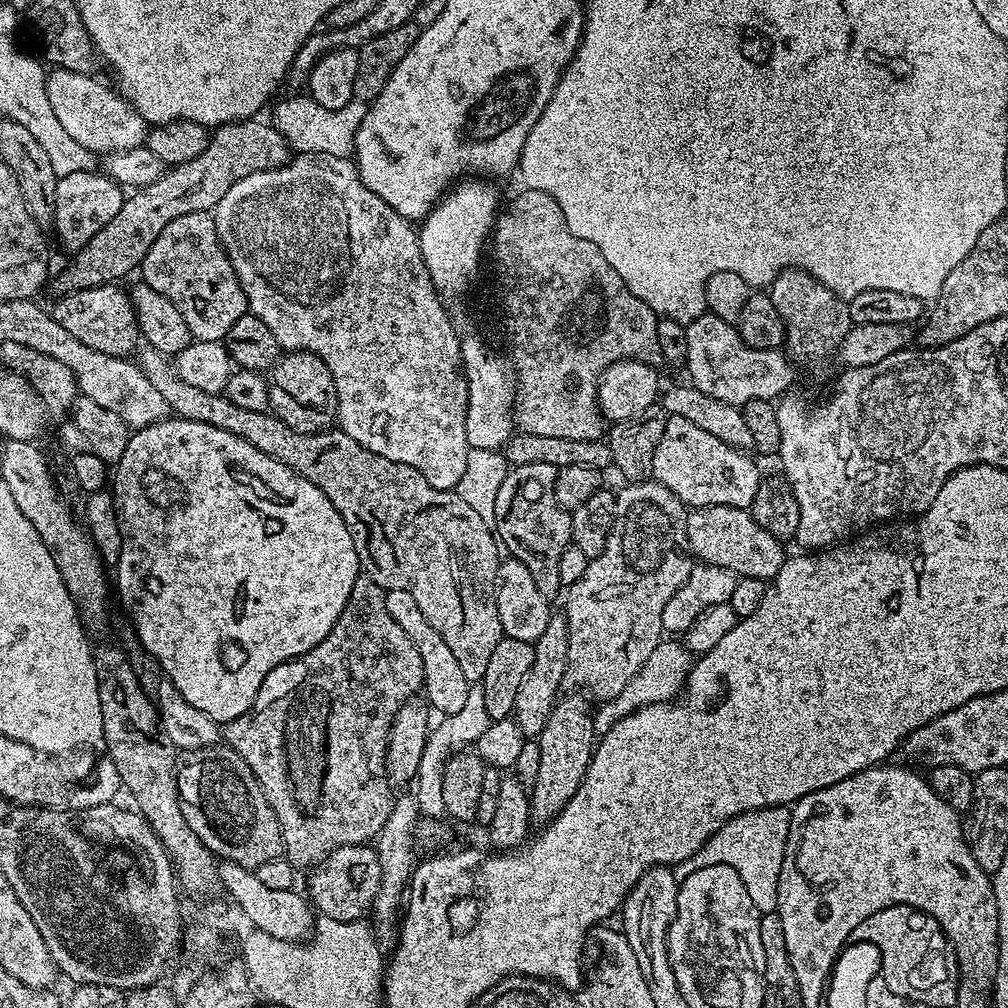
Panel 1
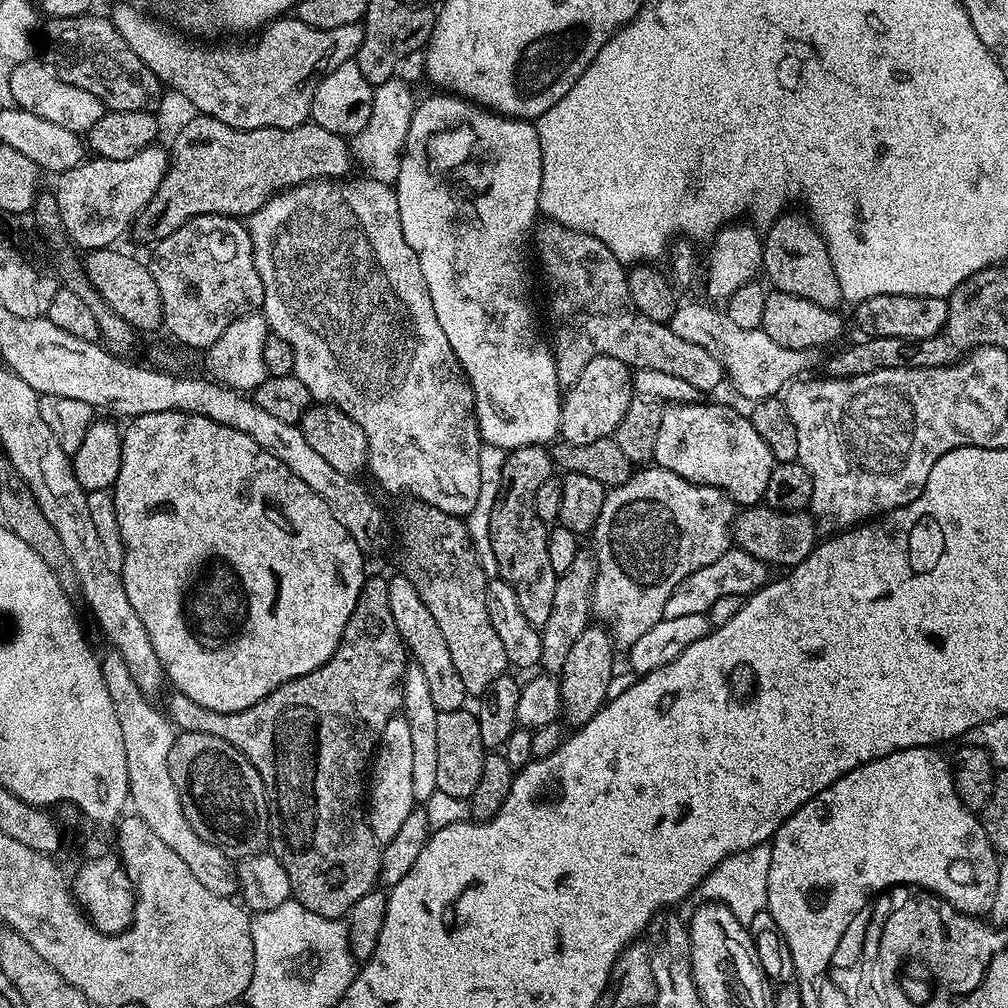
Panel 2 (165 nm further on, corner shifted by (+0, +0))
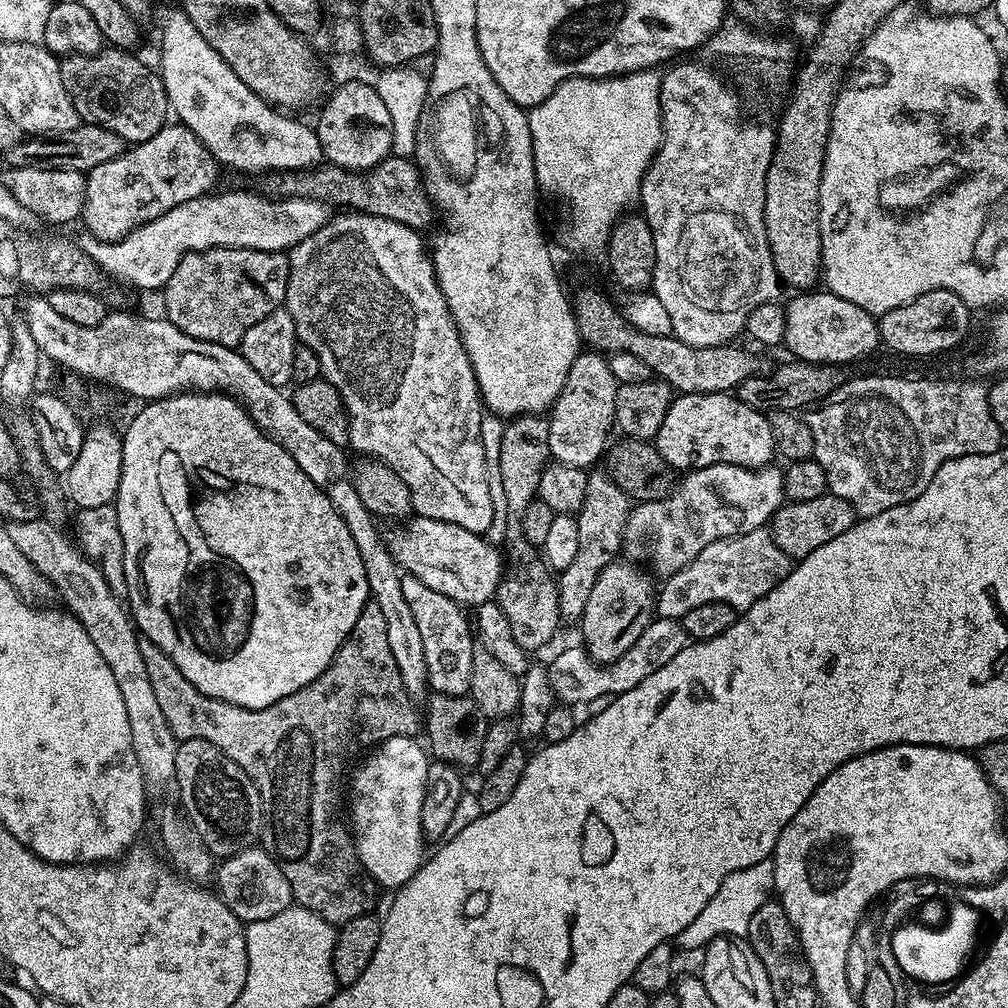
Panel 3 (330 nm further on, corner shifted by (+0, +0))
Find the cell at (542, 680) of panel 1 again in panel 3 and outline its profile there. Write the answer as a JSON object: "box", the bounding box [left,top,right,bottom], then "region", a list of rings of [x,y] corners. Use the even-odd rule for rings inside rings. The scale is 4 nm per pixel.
{"box":[556,471,630,621],"region":[[[593,471],[588,477],[586,498],[579,512],[575,513],[578,522],[578,551],[574,562],[566,566],[566,570],[558,573],[556,589],[558,590],[558,610],[561,621],[579,621],[586,610],[586,602],[594,590],[594,582],[598,582],[598,574],[608,564],[617,559],[622,548],[622,537],[626,518],[630,511],[630,497],[615,484],[611,475]]]}

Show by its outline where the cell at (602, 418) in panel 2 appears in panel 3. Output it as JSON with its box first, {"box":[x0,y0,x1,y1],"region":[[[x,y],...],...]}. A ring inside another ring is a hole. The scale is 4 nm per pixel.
{"box":[547,350,617,470],"region":[[[595,350],[581,351],[547,417],[548,455],[555,463],[588,470],[603,452],[605,455],[610,444],[608,431],[613,431],[616,419],[617,387],[607,359]]]}

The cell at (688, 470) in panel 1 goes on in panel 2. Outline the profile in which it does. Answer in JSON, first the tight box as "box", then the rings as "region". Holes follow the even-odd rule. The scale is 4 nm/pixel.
{"box":[654,404,776,506],"region":[[[669,404],[662,414],[654,460],[692,484],[720,488],[737,505],[756,506],[766,494],[766,482],[776,467],[770,446],[754,430],[751,419],[728,404]]]}

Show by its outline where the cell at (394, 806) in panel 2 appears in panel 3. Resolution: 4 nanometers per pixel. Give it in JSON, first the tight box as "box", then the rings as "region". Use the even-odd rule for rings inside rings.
{"box":[346,736,430,890],"region":[[[395,736],[383,740],[375,750],[369,751],[359,761],[361,764],[357,766],[356,773],[352,776],[352,785],[349,788],[347,785],[346,788],[346,800],[352,803],[350,828],[354,833],[356,858],[360,862],[361,869],[371,879],[373,876],[382,887],[392,888],[391,890],[398,890],[406,882],[410,882],[410,878],[414,878],[414,874],[426,859],[426,851],[424,852],[426,837],[421,822],[424,793],[428,788],[430,756],[425,745],[421,741],[420,745],[418,741],[419,739],[410,736]]]}

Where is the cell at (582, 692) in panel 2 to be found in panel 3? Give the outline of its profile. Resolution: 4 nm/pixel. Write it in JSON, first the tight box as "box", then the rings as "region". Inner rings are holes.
{"box":[578,562,657,664],"region":[[[613,562],[598,574],[598,582],[594,582],[594,590],[586,602],[586,610],[580,615],[578,627],[584,635],[582,647],[589,658],[596,664],[613,664],[642,635],[642,630],[654,618],[656,611],[657,585],[652,585],[653,577],[639,568],[639,563]]]}

